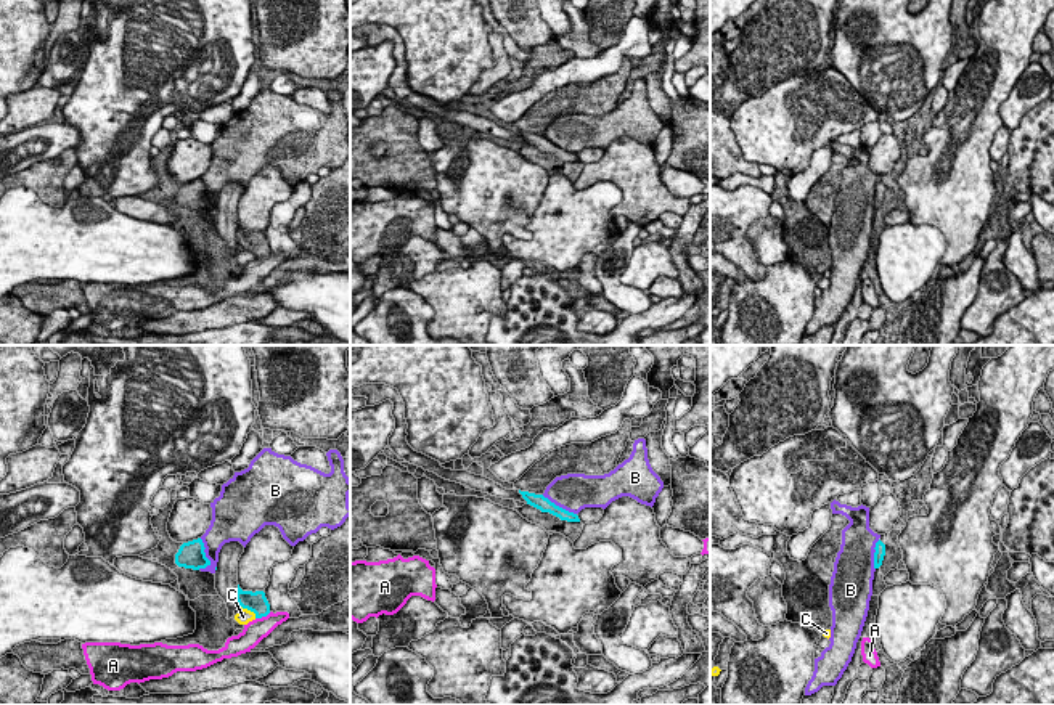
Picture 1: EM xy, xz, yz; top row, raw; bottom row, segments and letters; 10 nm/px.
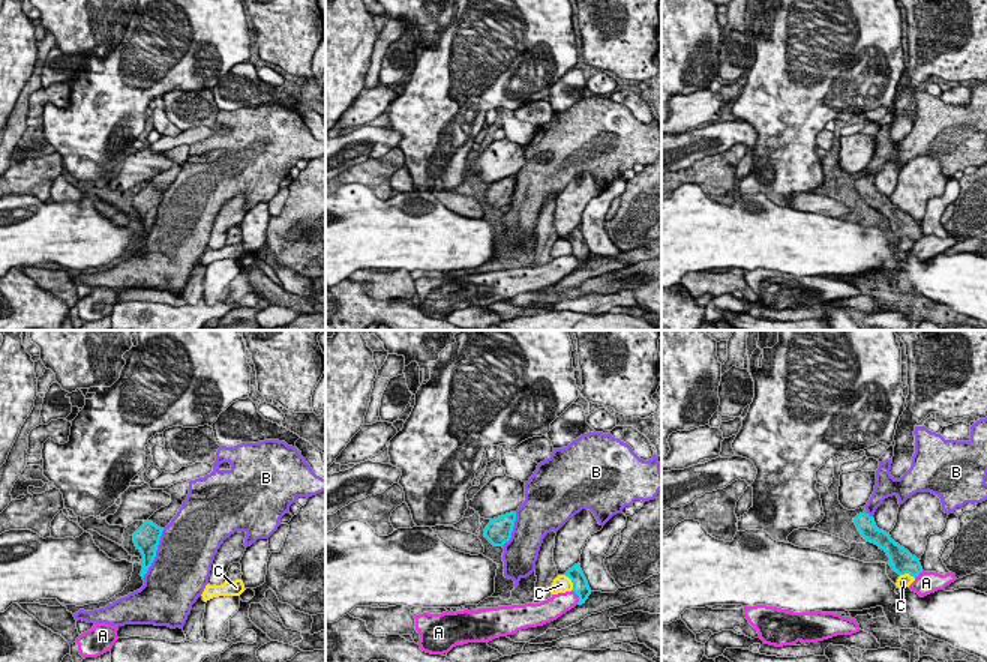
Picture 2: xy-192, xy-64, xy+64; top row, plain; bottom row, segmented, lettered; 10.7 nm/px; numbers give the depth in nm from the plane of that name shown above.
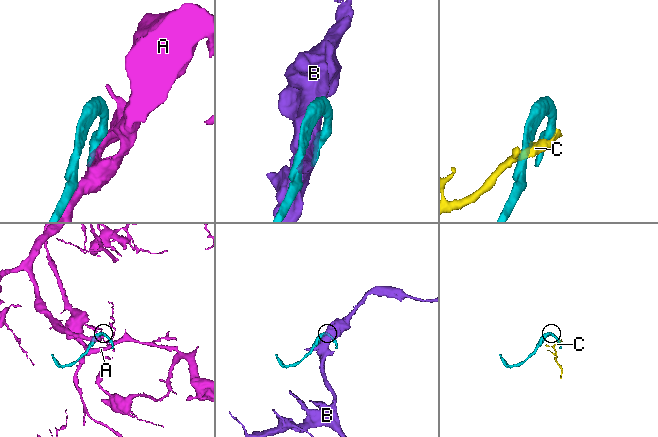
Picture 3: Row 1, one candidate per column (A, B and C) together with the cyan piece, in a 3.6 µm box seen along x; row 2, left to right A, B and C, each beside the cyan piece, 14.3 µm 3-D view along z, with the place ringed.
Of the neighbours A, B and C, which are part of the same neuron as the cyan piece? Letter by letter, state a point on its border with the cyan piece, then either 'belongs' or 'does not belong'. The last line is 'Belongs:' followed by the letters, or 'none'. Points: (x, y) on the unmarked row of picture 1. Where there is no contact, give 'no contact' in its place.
A: contact xy (262, 256); does not belong
B: contact xy (204, 195); does not belong
C: contact xy (249, 249); does not belong
Belongs: none

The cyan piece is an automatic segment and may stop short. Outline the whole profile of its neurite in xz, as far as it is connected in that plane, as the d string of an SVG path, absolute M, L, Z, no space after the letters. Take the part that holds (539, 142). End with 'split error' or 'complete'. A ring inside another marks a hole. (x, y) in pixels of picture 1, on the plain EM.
M521 132L522 138L527 141L527 145L540 149L541 153L549 153L556 157L559 157L561 161L567 161L567 162L580 162L578 156L574 153L569 153L559 146L556 146L554 143L551 143L548 138L545 138L543 135L535 135L535 133L529 133L529 132Z; complete

